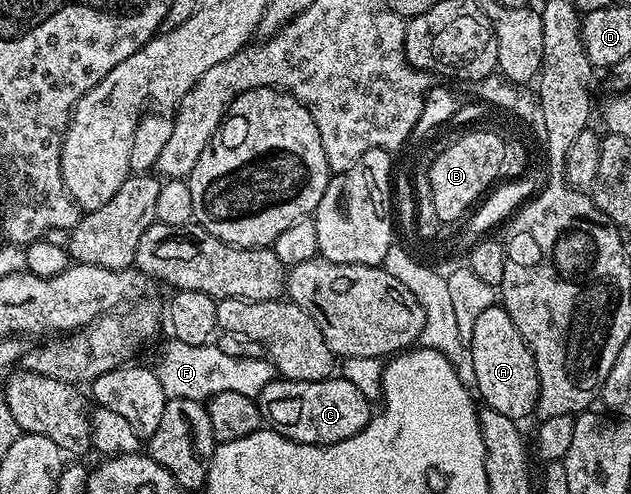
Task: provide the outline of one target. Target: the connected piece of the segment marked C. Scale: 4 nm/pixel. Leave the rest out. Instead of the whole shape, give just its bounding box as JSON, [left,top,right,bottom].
[258,376,374,446]

